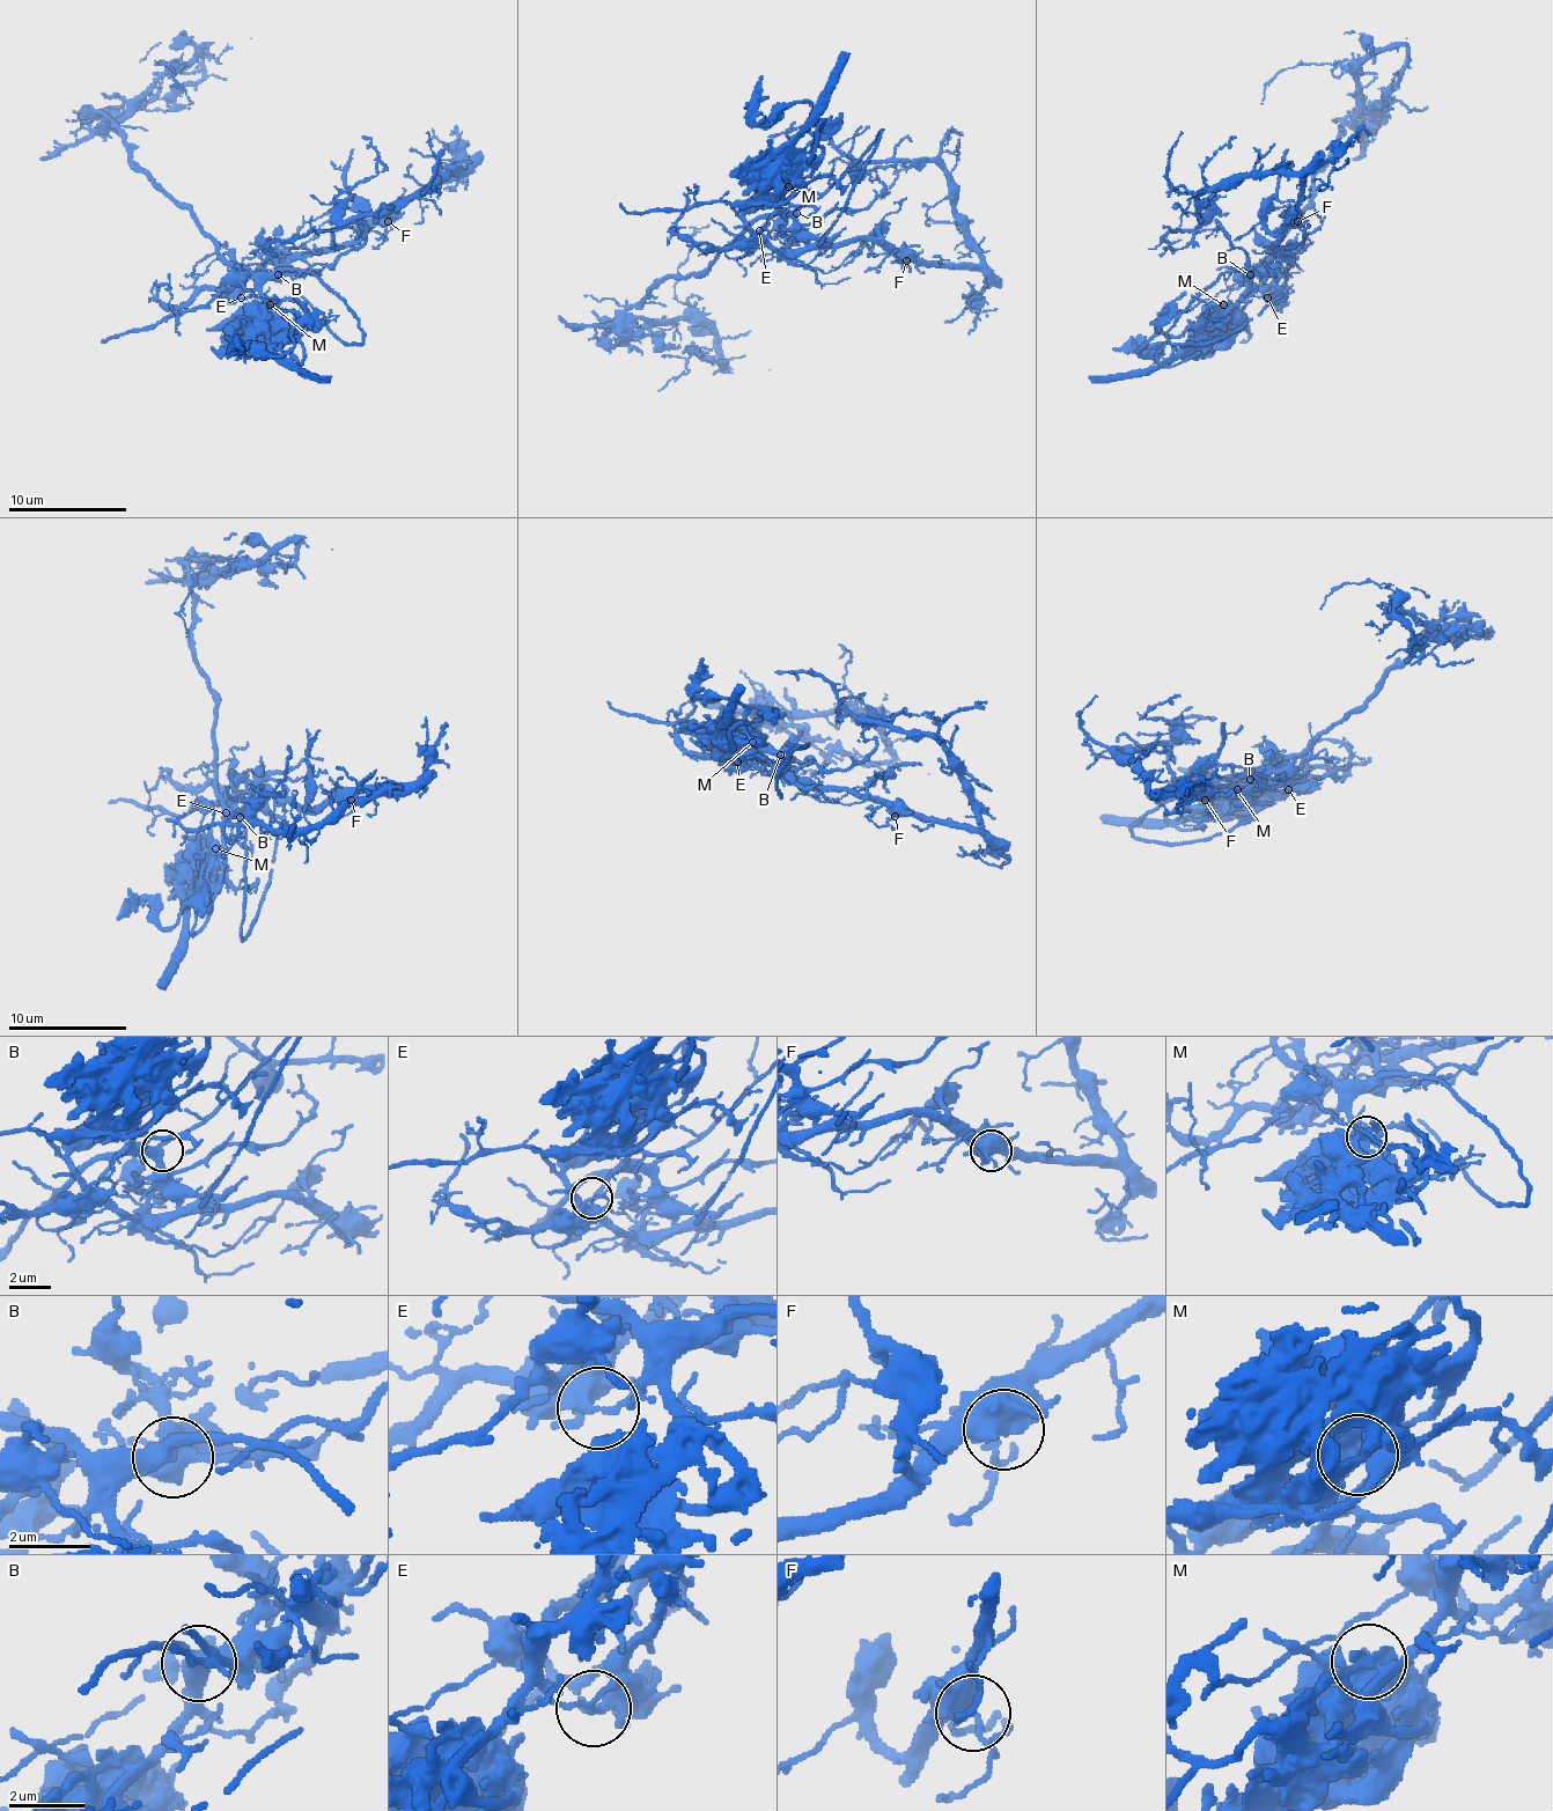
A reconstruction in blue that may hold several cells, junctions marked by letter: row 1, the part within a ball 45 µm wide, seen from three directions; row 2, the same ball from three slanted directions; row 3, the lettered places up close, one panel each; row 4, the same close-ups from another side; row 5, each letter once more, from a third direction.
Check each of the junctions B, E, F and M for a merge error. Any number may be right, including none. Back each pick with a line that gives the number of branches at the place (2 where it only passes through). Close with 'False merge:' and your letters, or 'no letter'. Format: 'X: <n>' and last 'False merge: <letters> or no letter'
E: 2
M: 4
False merge: E, M

